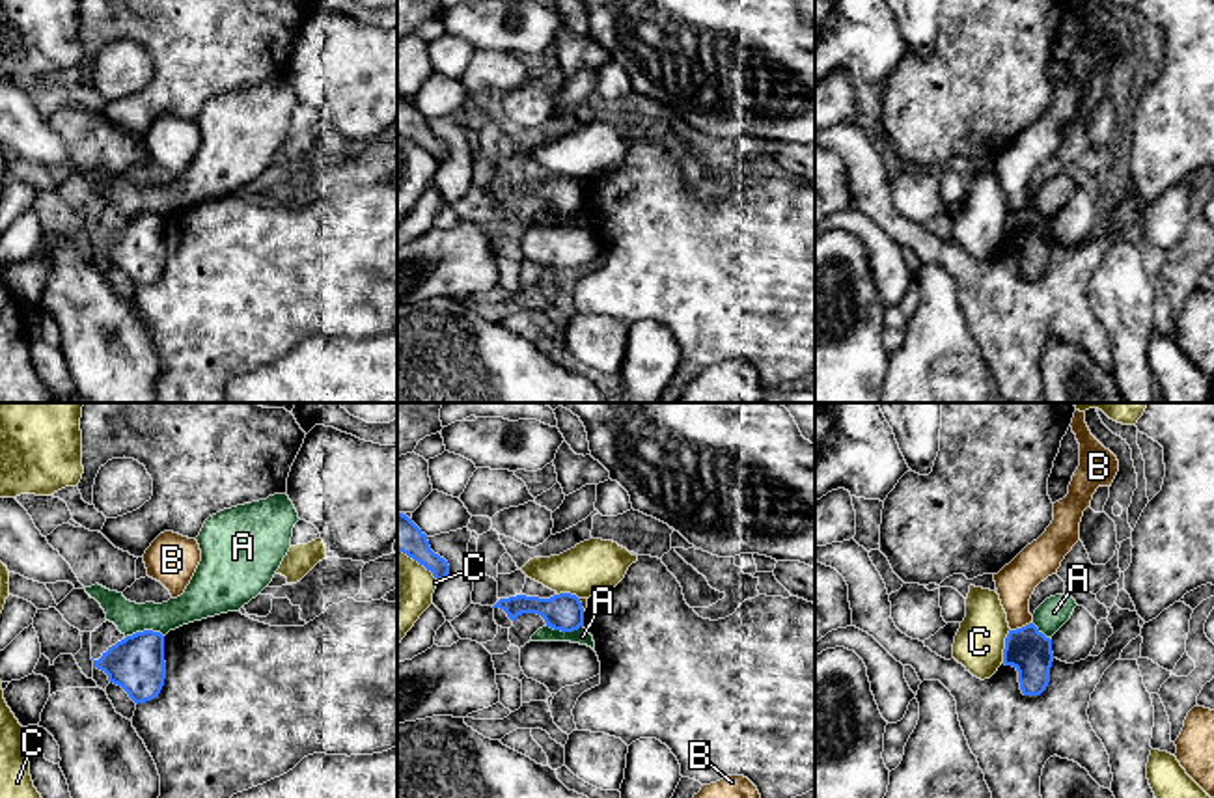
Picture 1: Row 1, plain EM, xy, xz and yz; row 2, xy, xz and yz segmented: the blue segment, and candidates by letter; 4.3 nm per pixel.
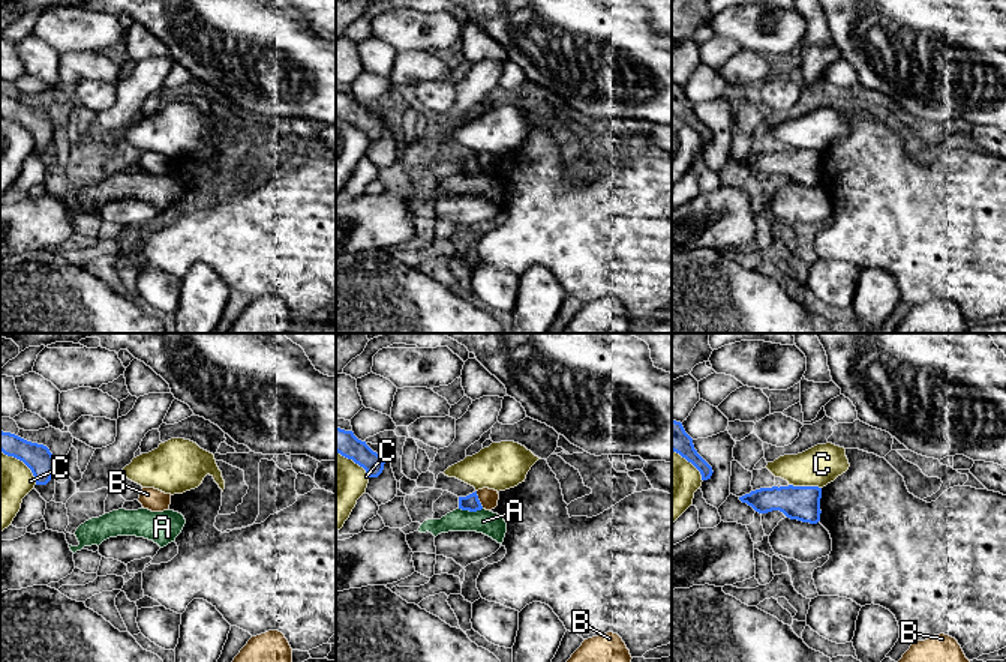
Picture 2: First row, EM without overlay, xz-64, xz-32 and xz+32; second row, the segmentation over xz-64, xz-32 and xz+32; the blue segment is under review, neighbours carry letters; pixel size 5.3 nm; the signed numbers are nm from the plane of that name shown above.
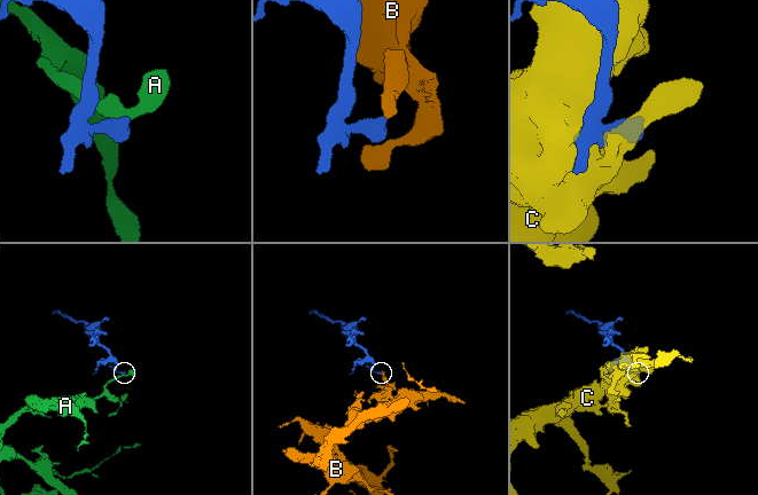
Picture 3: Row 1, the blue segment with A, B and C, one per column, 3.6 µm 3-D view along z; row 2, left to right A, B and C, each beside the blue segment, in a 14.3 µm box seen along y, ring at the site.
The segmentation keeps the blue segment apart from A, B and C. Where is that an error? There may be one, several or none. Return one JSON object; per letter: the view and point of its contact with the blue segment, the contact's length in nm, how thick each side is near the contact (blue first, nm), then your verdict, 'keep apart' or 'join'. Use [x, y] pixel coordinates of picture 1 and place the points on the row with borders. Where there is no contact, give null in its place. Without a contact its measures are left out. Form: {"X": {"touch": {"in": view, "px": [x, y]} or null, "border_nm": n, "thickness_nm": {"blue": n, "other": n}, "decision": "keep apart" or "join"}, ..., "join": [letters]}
{"A": {"touch": {"in": "xy", "px": [144, 631]}, "border_nm": 170, "thickness_nm": {"blue": 240, "other": 140}, "decision": "keep apart"}, "B": {"touch": {"in": "yz", "px": [1022, 627]}, "border_nm": 100, "thickness_nm": {"blue": 190, "other": 170}, "decision": "keep apart"}, "C": {"touch": {"in": "yz", "px": [1006, 646]}, "border_nm": 150, "thickness_nm": {"blue": 190, "other": 220}, "decision": "keep apart"}, "join": []}

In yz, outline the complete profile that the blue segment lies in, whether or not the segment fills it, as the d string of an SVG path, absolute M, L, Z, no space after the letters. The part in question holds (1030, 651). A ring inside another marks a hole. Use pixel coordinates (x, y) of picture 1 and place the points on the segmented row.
M1033 623L1009 630L1003 649L1003 664L1018 671L1024 695L1041 695L1050 682L1054 662L1052 640Z

